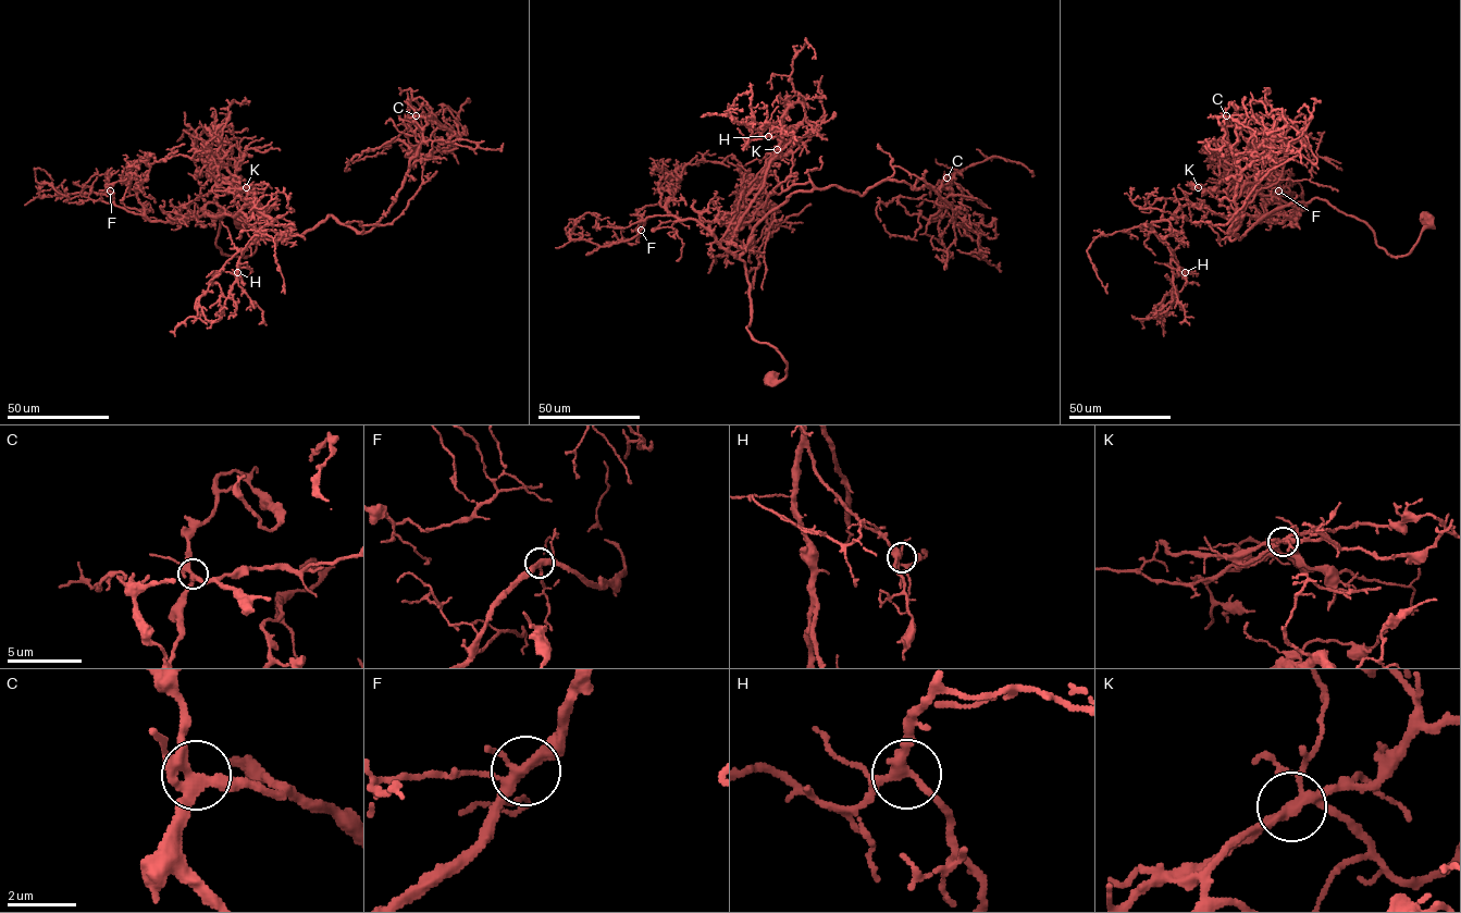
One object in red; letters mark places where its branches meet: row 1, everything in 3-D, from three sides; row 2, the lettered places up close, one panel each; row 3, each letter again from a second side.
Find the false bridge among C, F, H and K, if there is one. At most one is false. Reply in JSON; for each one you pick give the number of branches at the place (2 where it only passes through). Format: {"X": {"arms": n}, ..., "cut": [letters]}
{"K": {"arms": 5}, "cut": ["K"]}

